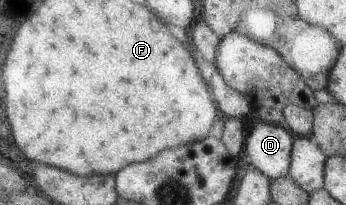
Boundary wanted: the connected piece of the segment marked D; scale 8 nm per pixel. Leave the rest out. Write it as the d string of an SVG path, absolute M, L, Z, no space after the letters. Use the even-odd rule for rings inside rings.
M261 120L255 123L254 128L248 124L244 155L250 156L253 169L270 180L288 175L296 136L283 124L266 124Z

